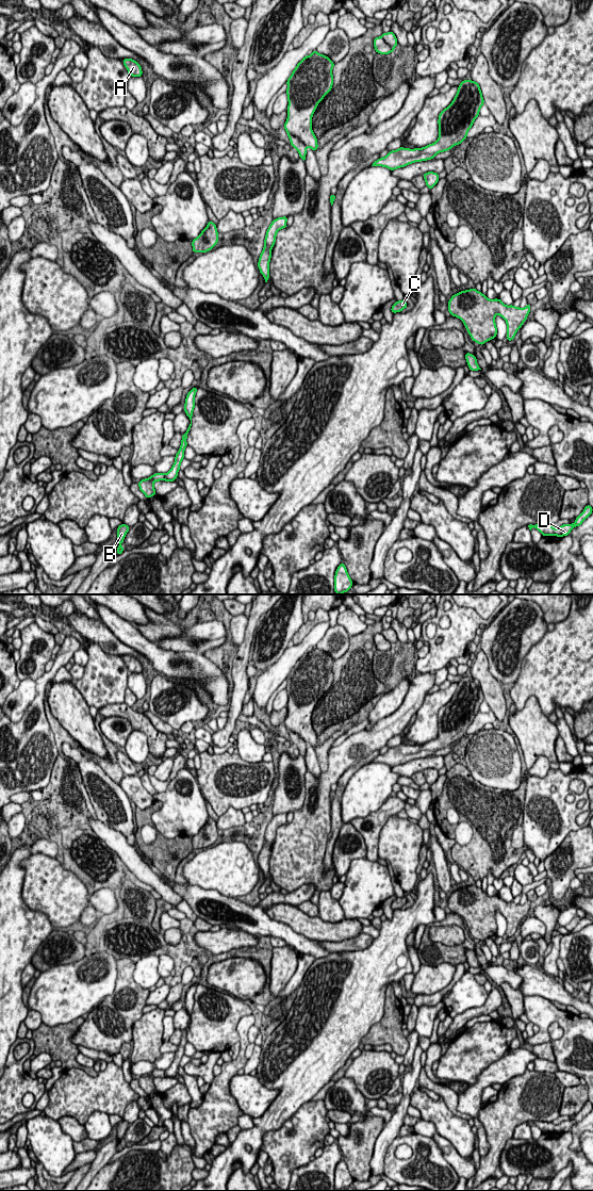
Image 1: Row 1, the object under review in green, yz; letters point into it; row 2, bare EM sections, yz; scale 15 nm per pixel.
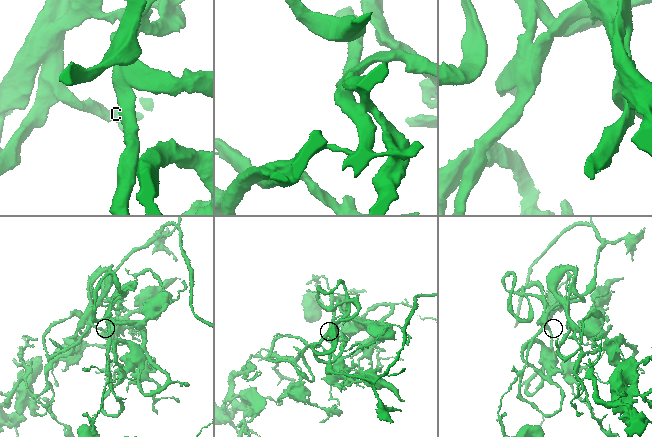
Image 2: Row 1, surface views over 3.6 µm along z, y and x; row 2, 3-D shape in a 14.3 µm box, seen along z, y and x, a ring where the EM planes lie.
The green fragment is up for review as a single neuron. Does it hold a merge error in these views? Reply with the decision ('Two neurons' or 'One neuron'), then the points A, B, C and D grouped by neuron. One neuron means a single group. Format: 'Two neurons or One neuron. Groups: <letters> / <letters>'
One neuron. Groups: A B C D

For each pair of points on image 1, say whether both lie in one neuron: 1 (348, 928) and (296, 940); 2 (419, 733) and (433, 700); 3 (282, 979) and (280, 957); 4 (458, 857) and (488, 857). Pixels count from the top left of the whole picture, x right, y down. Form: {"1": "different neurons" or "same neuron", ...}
{"1": "different neurons", "2": "same neuron", "3": "same neuron", "4": "same neuron"}

